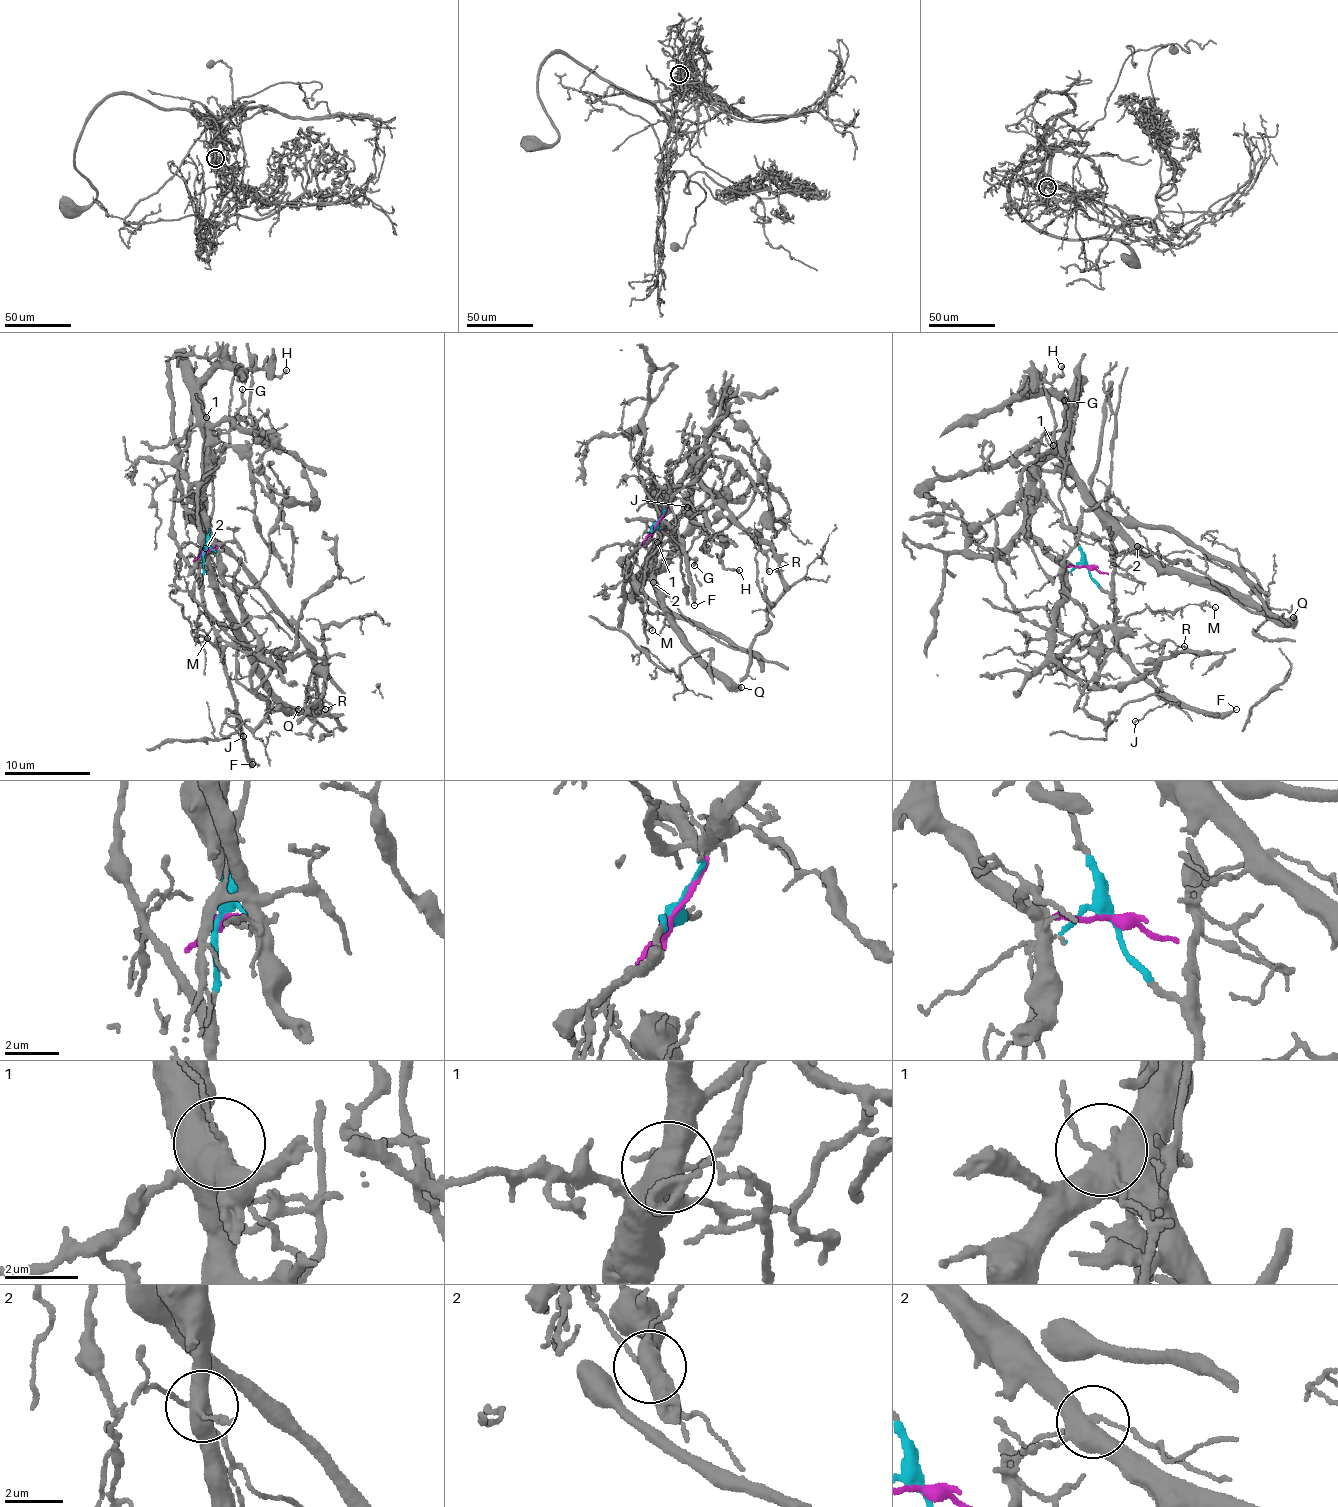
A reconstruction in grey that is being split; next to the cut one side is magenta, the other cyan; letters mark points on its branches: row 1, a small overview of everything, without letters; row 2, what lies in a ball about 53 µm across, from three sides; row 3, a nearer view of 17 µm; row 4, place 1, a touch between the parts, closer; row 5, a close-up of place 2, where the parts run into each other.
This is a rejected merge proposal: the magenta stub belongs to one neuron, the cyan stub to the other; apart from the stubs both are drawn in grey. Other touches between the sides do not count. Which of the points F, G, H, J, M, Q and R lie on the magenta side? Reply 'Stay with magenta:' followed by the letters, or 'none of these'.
Stay with magenta: G, H, Q, R

